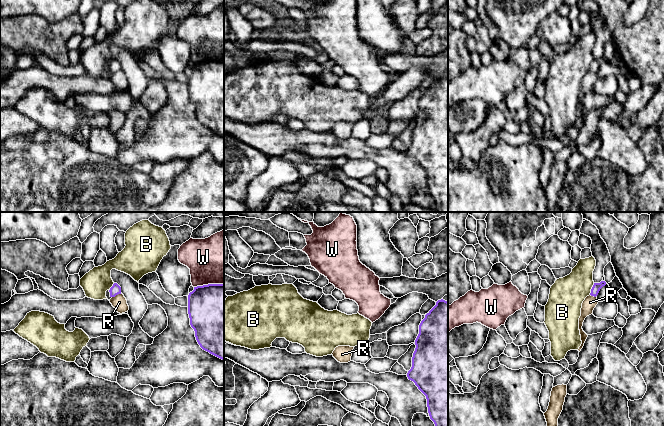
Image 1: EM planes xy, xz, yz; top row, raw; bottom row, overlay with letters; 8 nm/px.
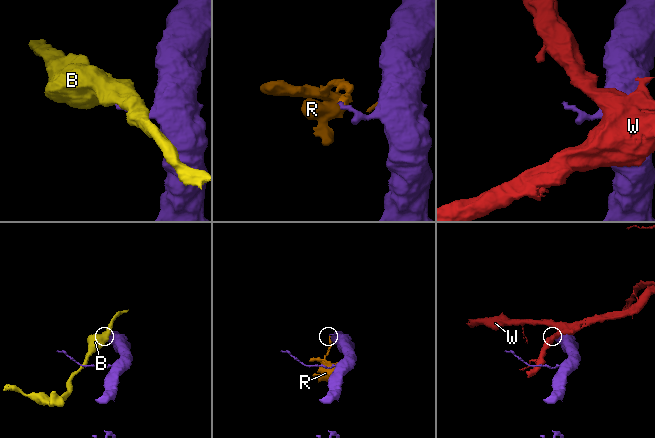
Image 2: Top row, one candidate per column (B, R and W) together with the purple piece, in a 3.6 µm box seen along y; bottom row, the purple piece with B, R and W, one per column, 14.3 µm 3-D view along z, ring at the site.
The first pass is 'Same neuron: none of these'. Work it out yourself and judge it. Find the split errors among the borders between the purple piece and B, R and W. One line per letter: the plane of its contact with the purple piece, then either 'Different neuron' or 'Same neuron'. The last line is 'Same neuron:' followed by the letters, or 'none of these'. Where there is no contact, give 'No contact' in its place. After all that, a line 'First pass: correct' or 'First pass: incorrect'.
B: Touches purple in yz. Different neuron
R: Touches purple in xy. Different neuron
W: Touches purple in xy. Different neuron
Same neuron: none of these
First pass: correct

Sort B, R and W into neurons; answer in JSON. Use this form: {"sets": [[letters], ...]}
{"sets": [["B"], ["R"], ["W"]]}

